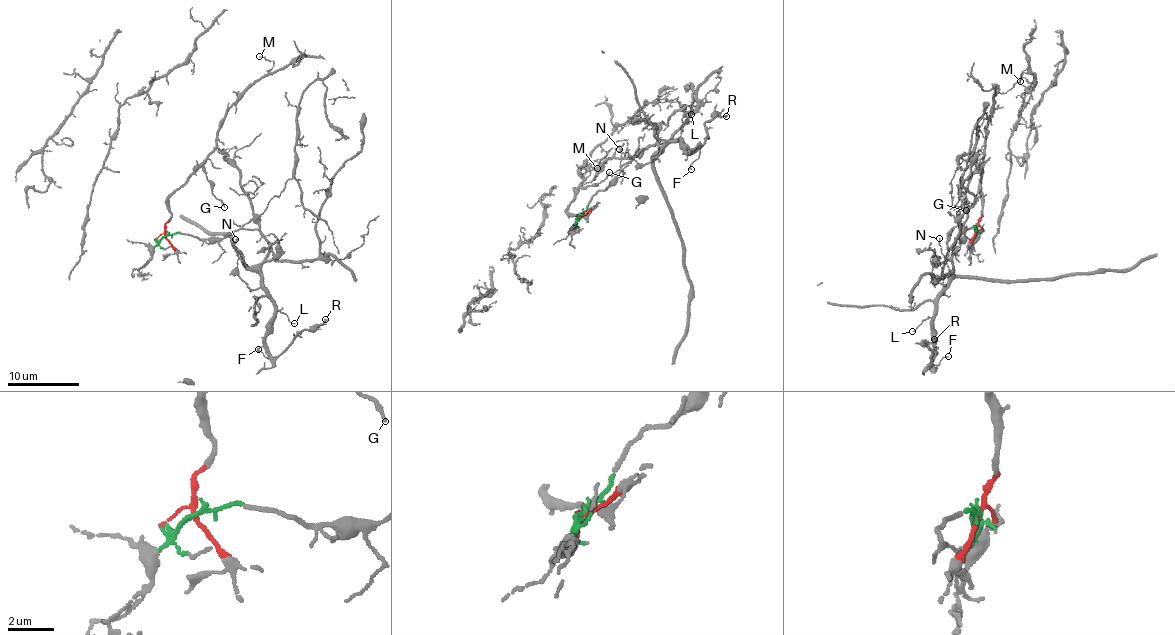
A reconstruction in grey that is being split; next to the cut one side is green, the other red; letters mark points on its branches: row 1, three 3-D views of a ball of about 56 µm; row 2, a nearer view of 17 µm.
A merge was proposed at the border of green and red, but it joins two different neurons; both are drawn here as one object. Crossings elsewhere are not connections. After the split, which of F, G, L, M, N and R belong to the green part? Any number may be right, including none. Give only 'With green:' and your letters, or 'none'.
With green: F, L, N, R

